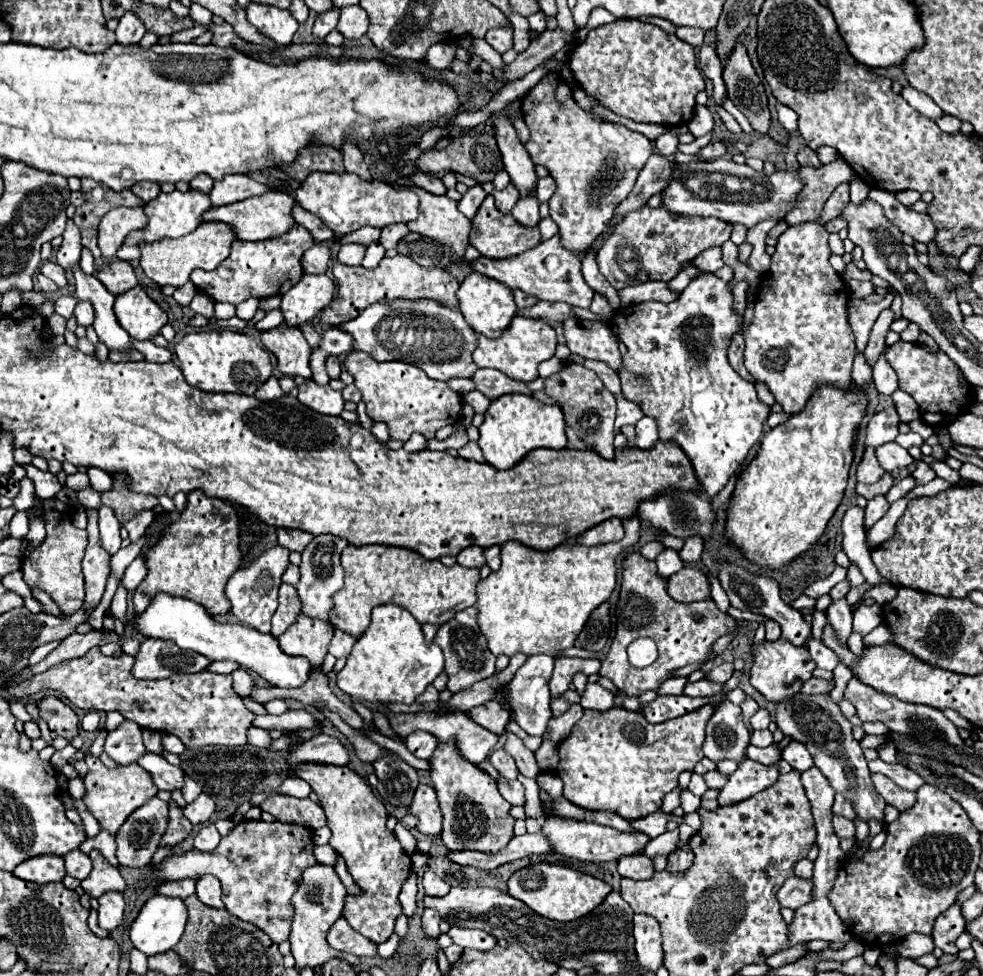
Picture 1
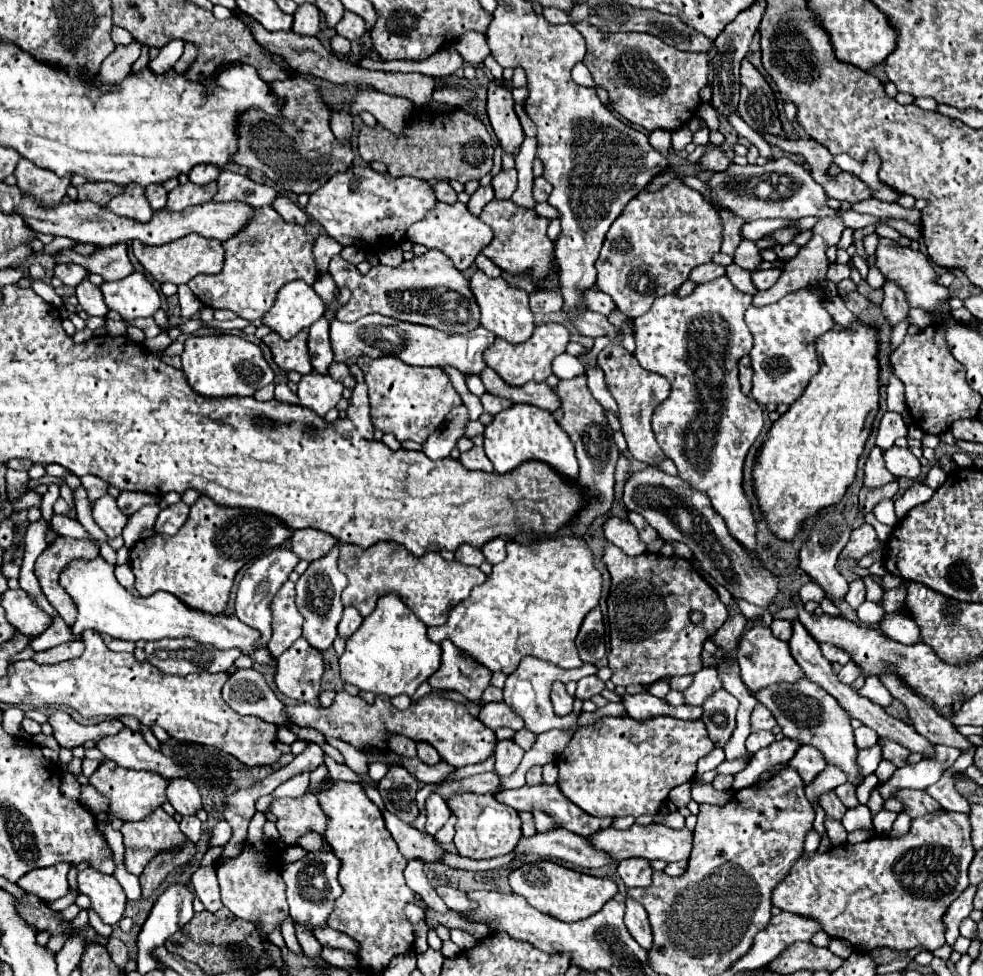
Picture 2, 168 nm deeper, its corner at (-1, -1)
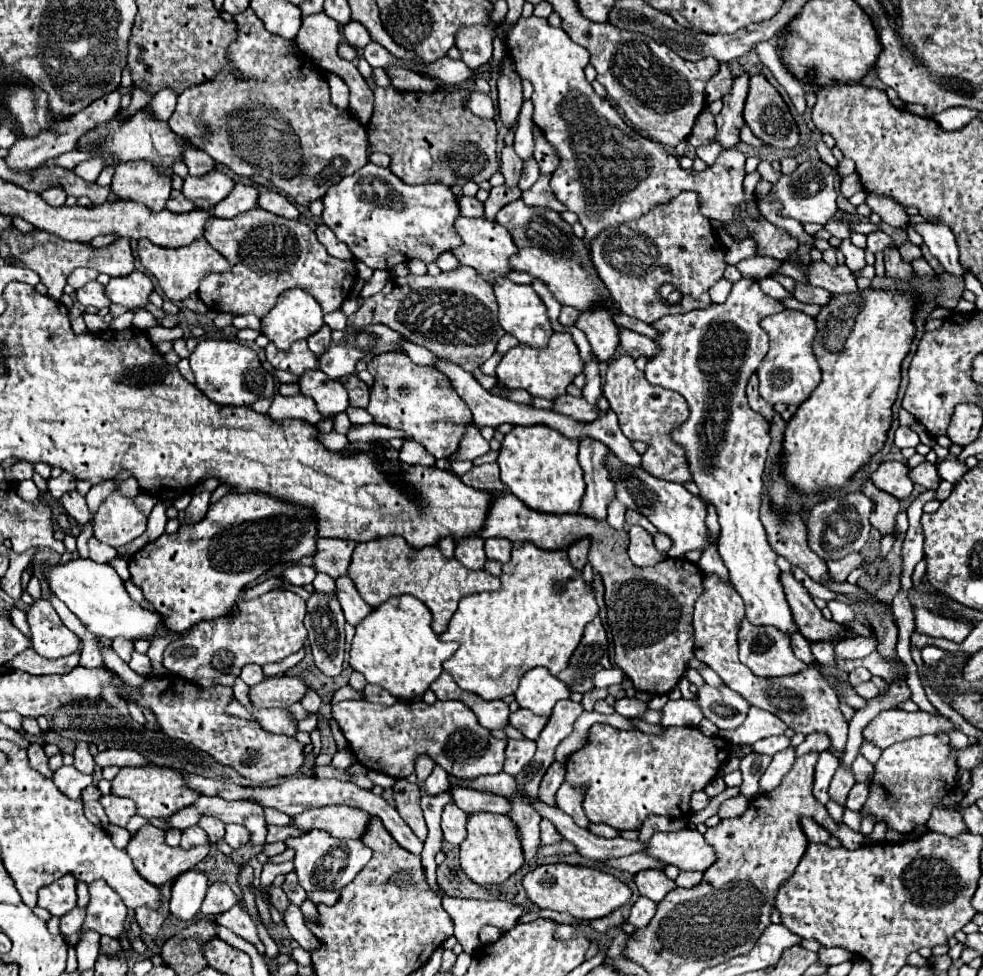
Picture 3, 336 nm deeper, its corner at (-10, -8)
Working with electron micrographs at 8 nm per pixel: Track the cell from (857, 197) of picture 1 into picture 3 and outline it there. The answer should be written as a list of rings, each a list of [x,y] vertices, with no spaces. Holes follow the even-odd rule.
[[[916,223],[914,229],[924,237],[924,243],[928,245],[930,253],[944,265],[944,269],[952,275],[962,275],[964,269],[958,265],[958,247],[956,237],[946,225],[934,225],[934,223]]]

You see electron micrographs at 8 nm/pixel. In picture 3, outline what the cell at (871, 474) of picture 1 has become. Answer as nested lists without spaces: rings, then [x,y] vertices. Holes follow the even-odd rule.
[[[884,461],[872,473],[872,483],[878,489],[882,489],[882,491],[886,491],[898,499],[910,497],[910,493],[914,489],[914,485],[908,479],[908,467],[900,461]]]

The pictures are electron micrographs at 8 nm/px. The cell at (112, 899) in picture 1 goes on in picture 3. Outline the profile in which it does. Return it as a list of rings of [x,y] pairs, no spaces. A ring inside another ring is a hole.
[[[94,881],[88,885],[90,889],[90,903],[86,907],[86,919],[82,923],[82,929],[96,929],[100,935],[118,937],[124,933],[124,921],[126,921],[126,905],[122,905],[122,899],[106,881]]]

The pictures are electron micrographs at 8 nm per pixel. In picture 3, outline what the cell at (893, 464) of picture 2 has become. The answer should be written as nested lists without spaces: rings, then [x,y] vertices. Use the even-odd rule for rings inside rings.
[[[924,461],[924,463],[920,463],[918,467],[914,467],[914,469],[910,469],[908,471],[908,477],[910,477],[910,481],[914,483],[914,485],[922,485],[922,487],[926,487],[926,489],[936,489],[938,485],[940,485],[940,477],[938,477],[938,471],[936,471],[936,465],[932,465],[932,463],[928,463],[928,461]]]

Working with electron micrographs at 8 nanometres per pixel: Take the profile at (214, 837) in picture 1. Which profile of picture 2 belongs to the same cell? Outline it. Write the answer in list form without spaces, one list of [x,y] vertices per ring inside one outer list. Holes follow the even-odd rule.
[[[225,820],[217,822],[211,834],[211,846],[225,846],[229,838],[231,838],[231,826]]]

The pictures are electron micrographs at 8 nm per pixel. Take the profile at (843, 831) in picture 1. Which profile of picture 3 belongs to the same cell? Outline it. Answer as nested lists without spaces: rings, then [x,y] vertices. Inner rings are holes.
[[[838,767],[838,771],[832,777],[832,783],[830,783],[830,791],[828,791],[830,799],[834,803],[846,807],[846,797],[848,797],[848,793],[850,793],[850,789],[852,789],[854,783],[856,783],[856,779],[854,779],[852,771]]]

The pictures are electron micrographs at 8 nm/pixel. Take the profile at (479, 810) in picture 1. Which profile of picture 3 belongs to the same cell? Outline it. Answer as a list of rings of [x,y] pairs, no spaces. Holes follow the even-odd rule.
[[[472,813],[468,819],[468,837],[460,845],[460,865],[464,873],[480,883],[504,883],[514,871],[518,871],[524,865],[524,853],[522,843],[518,841],[514,821],[510,821],[506,815],[494,815],[494,813]]]

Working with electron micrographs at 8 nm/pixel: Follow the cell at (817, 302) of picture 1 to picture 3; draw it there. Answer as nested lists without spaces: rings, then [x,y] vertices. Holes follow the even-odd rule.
[[[784,309],[782,313],[764,317],[762,329],[770,337],[770,351],[762,359],[756,375],[760,379],[760,395],[770,403],[786,403],[786,405],[802,405],[806,397],[818,387],[820,383],[820,365],[814,357],[812,343],[816,339],[818,327],[814,317],[802,313],[802,311],[792,311]]]

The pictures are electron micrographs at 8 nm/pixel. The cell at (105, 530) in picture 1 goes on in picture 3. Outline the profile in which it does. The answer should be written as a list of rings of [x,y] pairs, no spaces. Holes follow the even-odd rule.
[[[112,493],[94,515],[94,537],[116,549],[140,537],[144,529],[146,517],[120,493]]]

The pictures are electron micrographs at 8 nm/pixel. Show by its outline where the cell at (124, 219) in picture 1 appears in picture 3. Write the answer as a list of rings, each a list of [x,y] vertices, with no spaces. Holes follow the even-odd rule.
[[[130,161],[116,165],[112,191],[122,201],[148,205],[154,213],[162,211],[170,197],[170,175],[162,175],[146,161]]]

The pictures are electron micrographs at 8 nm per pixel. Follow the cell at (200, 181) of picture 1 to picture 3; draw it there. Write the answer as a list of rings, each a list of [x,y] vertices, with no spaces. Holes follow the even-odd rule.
[[[188,147],[184,151],[184,163],[186,163],[190,175],[194,175],[194,177],[202,177],[202,175],[210,173],[212,169],[216,169],[216,163],[212,161],[212,157],[200,149],[194,149],[194,147],[192,149]]]

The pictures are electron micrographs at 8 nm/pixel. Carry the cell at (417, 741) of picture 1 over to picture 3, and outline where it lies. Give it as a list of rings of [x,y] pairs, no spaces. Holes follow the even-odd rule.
[[[436,765],[436,767],[432,769],[432,773],[430,773],[430,777],[424,781],[424,791],[426,791],[428,795],[438,795],[438,793],[448,791],[448,789],[450,789],[448,773],[446,773],[440,765]]]

